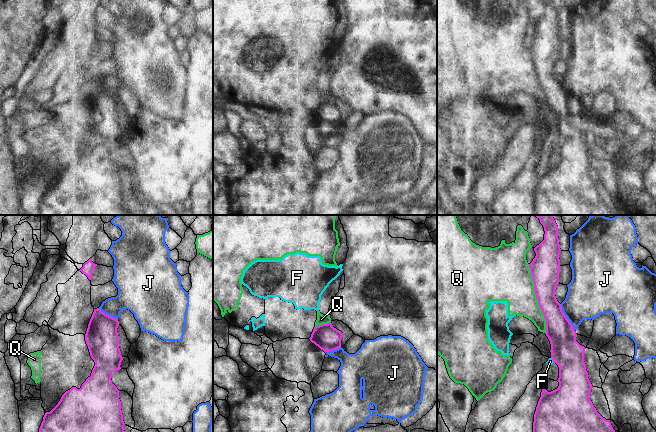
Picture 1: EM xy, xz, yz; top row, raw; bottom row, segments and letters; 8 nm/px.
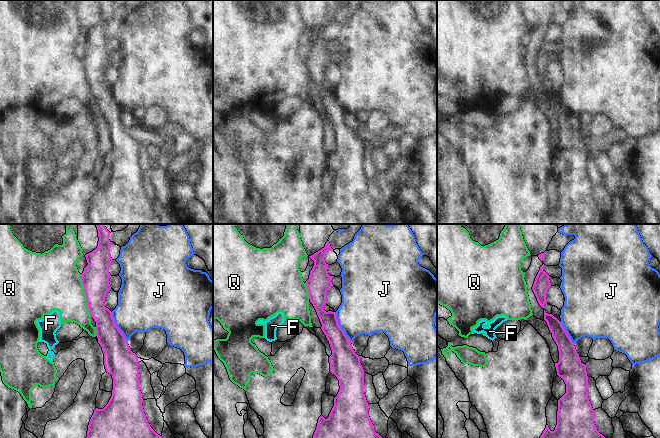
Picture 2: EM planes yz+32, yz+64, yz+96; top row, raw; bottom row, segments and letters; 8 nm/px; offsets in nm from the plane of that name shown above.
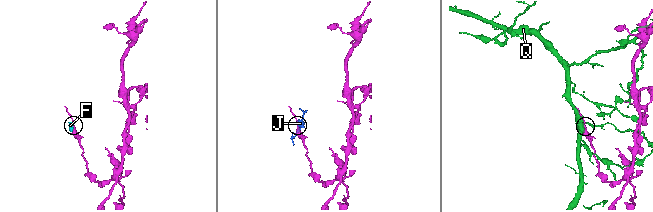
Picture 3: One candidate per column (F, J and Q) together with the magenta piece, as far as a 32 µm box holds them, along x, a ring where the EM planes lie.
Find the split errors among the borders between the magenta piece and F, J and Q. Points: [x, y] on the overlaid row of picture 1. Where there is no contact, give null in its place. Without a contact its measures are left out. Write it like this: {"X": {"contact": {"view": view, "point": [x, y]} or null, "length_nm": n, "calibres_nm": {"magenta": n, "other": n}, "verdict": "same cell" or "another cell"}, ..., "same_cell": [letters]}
{"F": {"contact": {"view": "yz", "point": [552, 359]}, "length_nm": 50, "calibres_nm": {"magenta": 240, "other": 50}, "verdict": "another cell"}, "J": {"contact": {"view": "yz", "point": [566, 317]}, "length_nm": 240, "calibres_nm": {"magenta": 220, "other": 340}, "verdict": "another cell"}, "Q": {"contact": {"view": "yz", "point": [537, 299]}, "length_nm": 600, "calibres_nm": {"magenta": 240, "other": 320}, "verdict": "another cell"}, "same_cell": []}

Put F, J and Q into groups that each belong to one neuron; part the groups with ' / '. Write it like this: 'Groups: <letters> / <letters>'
Groups: F Q / J

